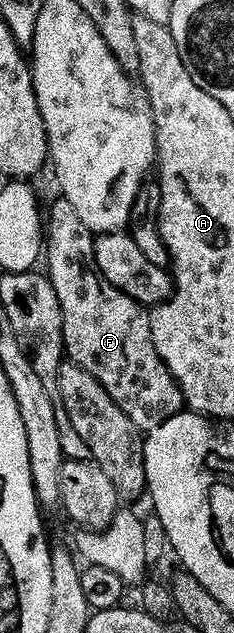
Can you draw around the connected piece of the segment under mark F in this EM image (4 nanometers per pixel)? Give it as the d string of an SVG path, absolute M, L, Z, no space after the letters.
M61 196L56 197L56 202L51 206L51 220L47 220L45 224L45 262L46 258L45 273L50 278L61 304L63 349L66 357L96 378L101 388L109 392L117 408L121 408L121 412L125 412L125 416L129 416L129 420L133 420L133 424L140 431L157 428L157 424L169 420L169 416L180 413L185 406L183 390L175 382L153 344L153 336L149 332L150 313L99 275L95 268L93 231L81 224L81 216L77 216L73 204L69 204L69 200Z

